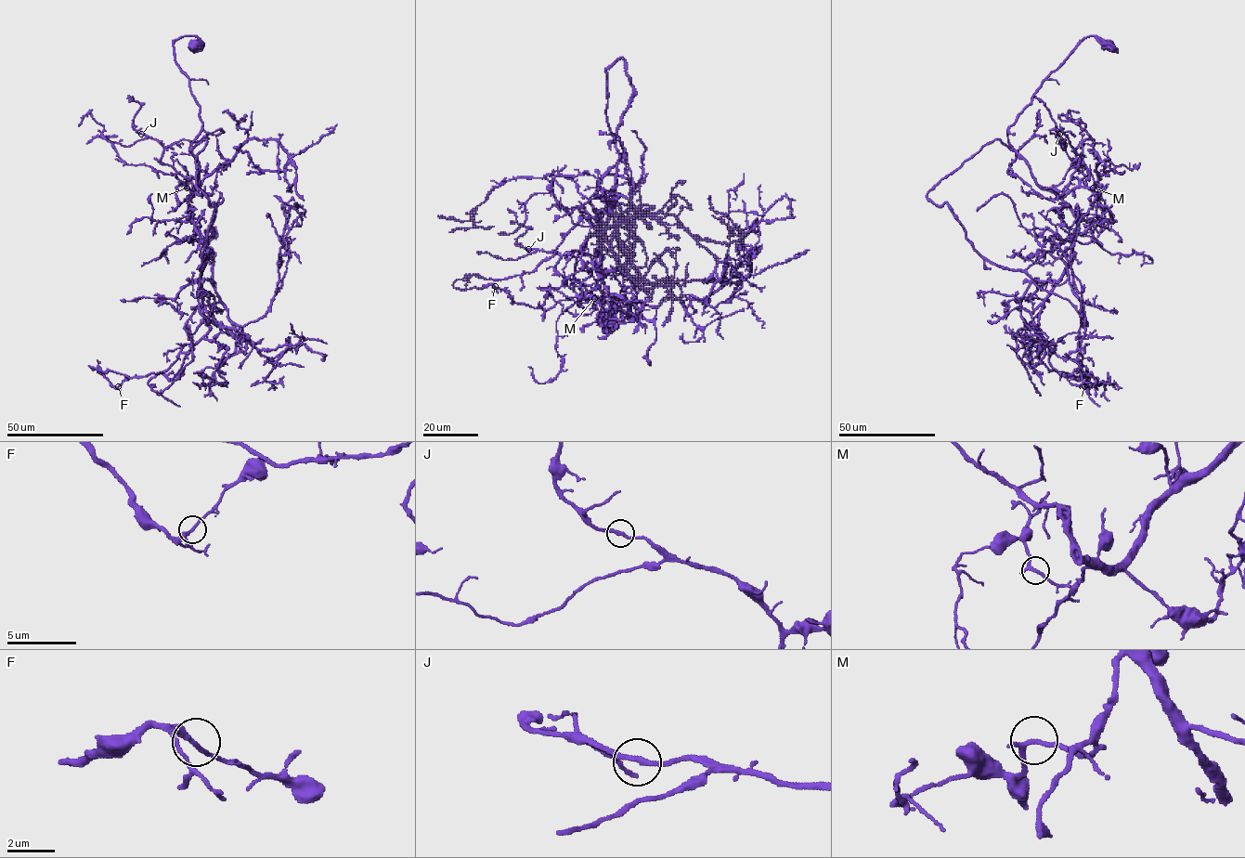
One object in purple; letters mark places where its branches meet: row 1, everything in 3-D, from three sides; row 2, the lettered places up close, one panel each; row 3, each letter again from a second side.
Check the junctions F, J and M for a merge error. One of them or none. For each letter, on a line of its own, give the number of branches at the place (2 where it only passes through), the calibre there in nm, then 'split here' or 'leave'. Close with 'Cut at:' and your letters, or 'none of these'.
F: branches 2; calibre 240 nm; leave
J: branches 2; calibre 220 nm; leave
M: branches 2; calibre 200 nm; leave
Cut at: none of these

